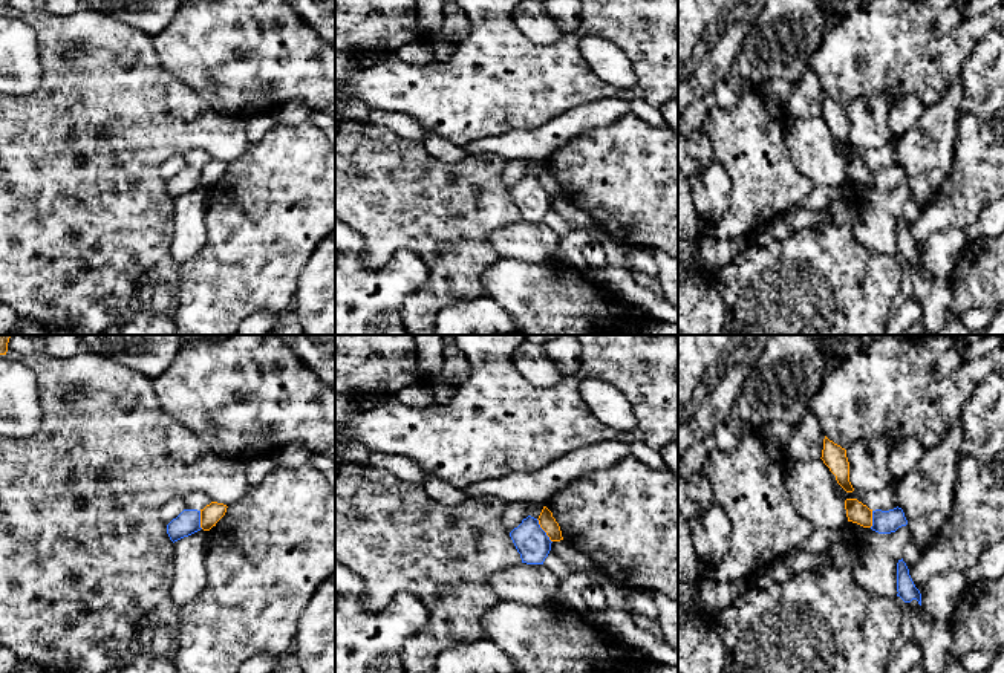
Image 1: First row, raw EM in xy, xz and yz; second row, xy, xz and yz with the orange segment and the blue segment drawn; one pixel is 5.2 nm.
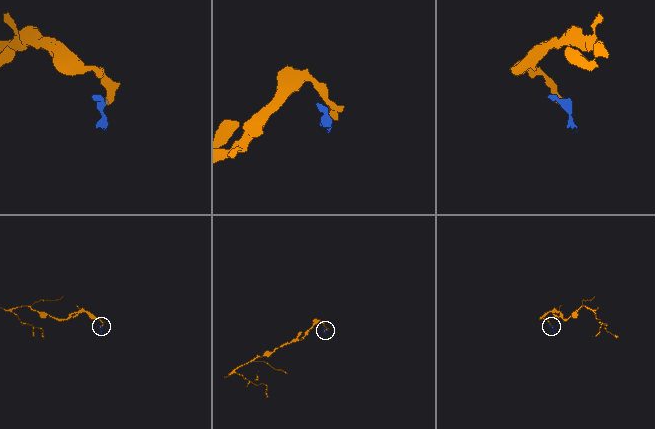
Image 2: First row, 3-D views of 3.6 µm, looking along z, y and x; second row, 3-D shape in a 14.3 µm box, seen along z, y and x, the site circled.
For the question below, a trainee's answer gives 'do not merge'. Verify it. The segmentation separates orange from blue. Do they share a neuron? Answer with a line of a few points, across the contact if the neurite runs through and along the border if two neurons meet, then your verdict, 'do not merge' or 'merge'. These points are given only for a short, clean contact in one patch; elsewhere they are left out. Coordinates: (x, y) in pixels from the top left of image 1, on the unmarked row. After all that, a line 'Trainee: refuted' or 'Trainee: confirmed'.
line xz (536, 176), (551, 199); do not merge
Trainee: confirmed

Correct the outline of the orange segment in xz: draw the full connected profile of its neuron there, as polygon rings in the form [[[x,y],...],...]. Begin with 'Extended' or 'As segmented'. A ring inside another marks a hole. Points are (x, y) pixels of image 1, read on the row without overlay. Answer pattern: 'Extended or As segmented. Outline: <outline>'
As segmented. Outline: [[[543,164],[537,177],[539,177],[540,185],[546,190],[551,199],[563,197],[560,184],[553,174],[553,170],[546,164]]]

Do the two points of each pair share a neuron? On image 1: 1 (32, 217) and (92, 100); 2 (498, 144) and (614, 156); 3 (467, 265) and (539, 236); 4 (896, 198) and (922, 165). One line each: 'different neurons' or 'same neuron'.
1: same neuron
2: different neurons
3: different neurons
4: different neurons

